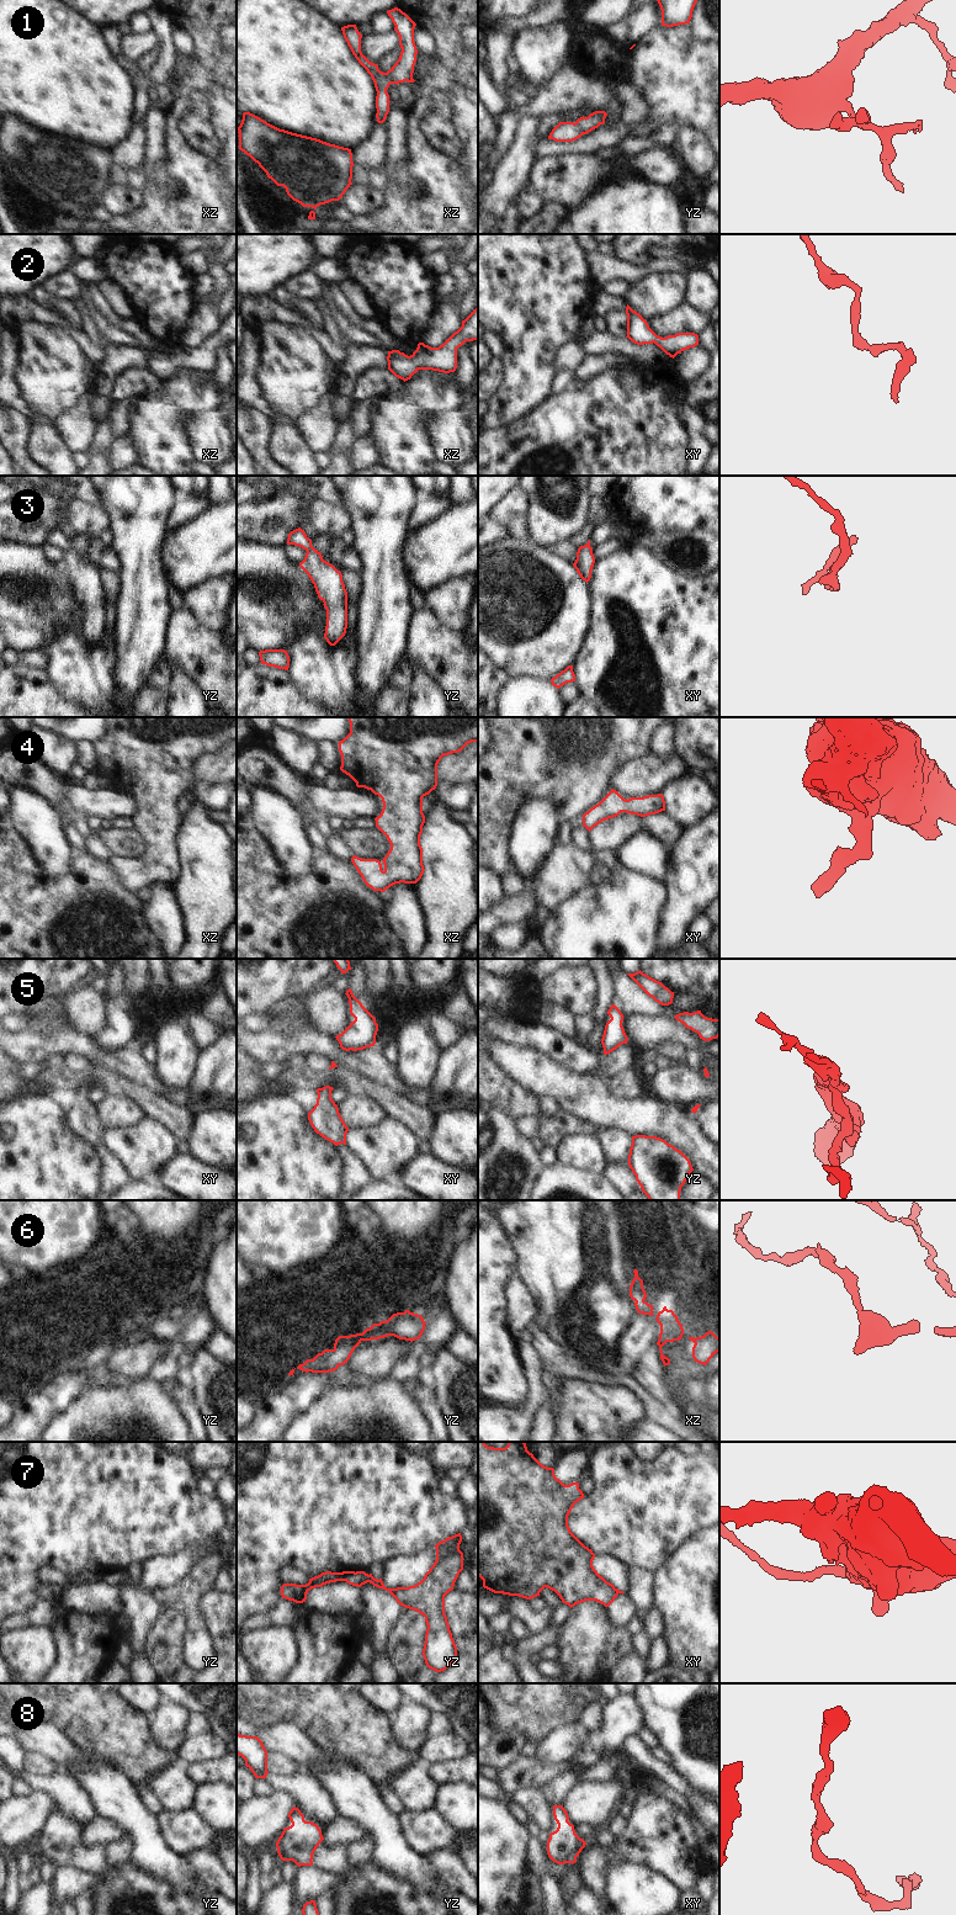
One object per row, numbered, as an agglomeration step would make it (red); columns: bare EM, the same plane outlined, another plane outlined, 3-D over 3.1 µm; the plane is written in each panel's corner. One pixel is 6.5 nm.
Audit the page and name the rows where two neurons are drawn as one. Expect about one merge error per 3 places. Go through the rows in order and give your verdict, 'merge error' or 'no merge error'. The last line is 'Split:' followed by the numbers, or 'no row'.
1: no merge error
2: no merge error
3: no merge error
4: no merge error
5: no merge error
6: no merge error
7: merge error
8: no merge error
Split: 7

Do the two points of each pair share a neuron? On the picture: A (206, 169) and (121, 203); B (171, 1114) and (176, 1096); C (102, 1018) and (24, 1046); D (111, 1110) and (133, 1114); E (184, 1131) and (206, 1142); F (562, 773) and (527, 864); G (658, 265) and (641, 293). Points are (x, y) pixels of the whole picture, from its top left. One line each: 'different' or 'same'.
A: different
B: different
C: different
D: same
E: different
F: different
G: different

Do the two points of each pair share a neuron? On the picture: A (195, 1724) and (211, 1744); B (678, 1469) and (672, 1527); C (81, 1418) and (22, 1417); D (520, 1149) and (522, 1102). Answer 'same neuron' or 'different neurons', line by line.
A: different neurons
B: same neuron
C: different neurons
D: different neurons

